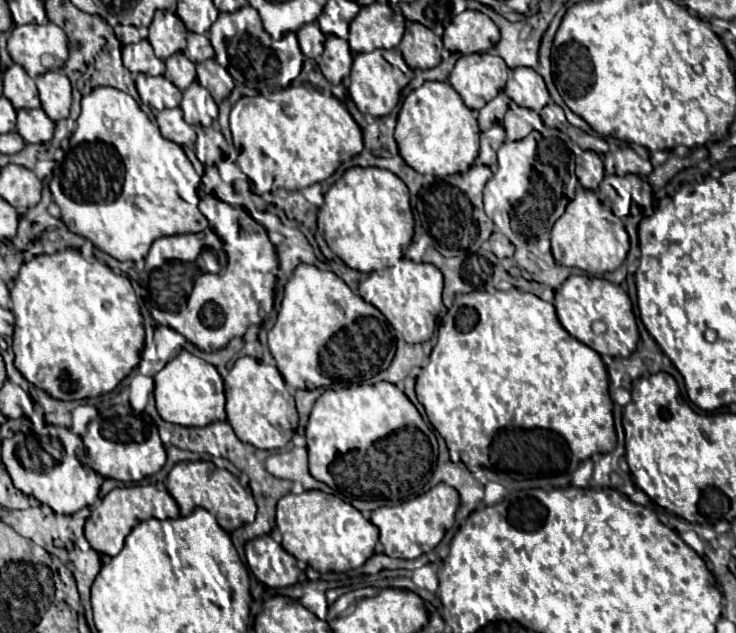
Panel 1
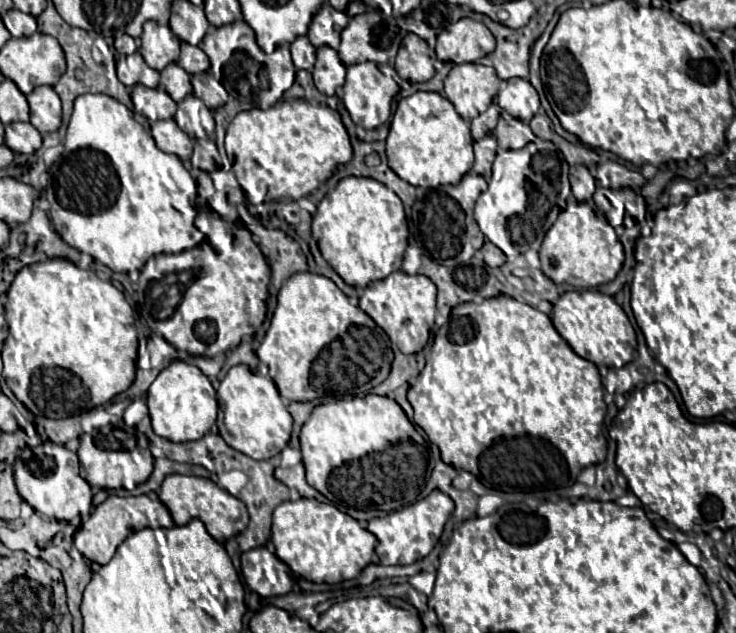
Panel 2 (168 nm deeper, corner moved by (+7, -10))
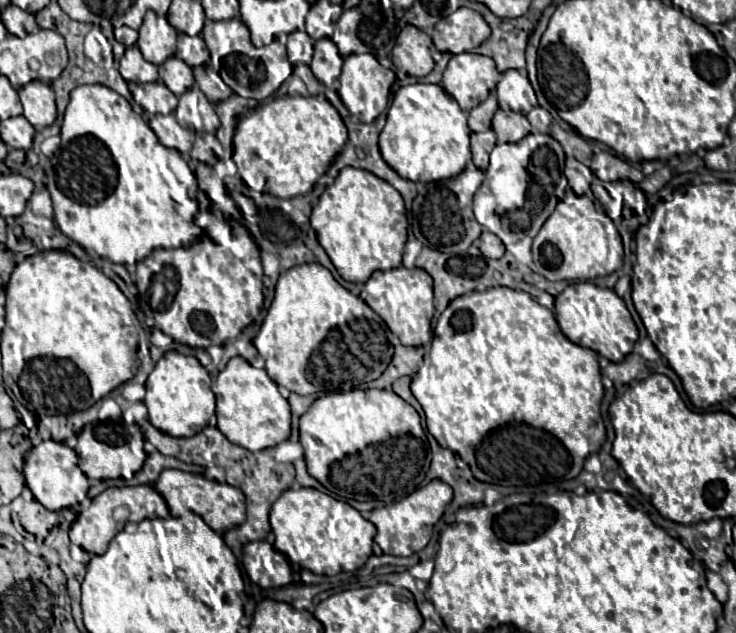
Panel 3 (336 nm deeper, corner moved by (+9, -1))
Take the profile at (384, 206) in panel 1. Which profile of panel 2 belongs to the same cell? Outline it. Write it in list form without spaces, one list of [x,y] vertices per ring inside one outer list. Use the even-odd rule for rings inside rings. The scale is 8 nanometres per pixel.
[[[344,177],[320,203],[312,221],[312,235],[318,241],[322,257],[350,287],[366,287],[372,281],[388,277],[400,269],[402,255],[408,245],[408,223],[402,201],[386,185],[368,177]]]

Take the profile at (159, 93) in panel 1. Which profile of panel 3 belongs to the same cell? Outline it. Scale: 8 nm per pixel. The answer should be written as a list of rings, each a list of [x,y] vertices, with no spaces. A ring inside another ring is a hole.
[[[160,80],[142,84],[140,90],[134,90],[134,92],[136,92],[136,100],[138,100],[136,103],[148,112],[170,114],[170,112],[174,112],[176,104],[178,104],[178,98]]]

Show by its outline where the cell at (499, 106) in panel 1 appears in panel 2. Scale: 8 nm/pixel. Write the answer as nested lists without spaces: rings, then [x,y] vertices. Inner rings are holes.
[[[492,103],[484,113],[480,113],[476,119],[472,119],[472,137],[478,141],[486,135],[490,135],[496,127],[496,121],[500,117],[500,107]]]

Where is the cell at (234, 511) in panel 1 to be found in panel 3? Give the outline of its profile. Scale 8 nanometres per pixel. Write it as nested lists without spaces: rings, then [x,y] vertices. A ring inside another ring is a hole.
[[[164,470],[156,482],[156,490],[164,496],[172,516],[182,516],[186,510],[192,510],[192,512],[200,514],[204,518],[204,522],[218,534],[224,534],[226,530],[230,530],[246,520],[244,494],[230,484],[208,480],[200,474],[190,474],[190,472],[182,472],[182,470]]]

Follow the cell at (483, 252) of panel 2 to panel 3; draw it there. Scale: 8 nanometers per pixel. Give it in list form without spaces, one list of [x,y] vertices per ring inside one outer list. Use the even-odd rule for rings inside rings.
[[[486,230],[478,239],[479,249],[483,257],[487,259],[499,259],[504,254],[504,244],[496,234]]]

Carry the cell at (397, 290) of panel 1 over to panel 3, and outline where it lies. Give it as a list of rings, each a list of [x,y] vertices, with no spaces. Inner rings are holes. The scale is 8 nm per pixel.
[[[404,266],[392,270],[378,270],[364,284],[360,298],[386,322],[390,332],[394,332],[404,346],[424,346],[430,342],[434,294],[432,294],[432,278],[426,270]]]

